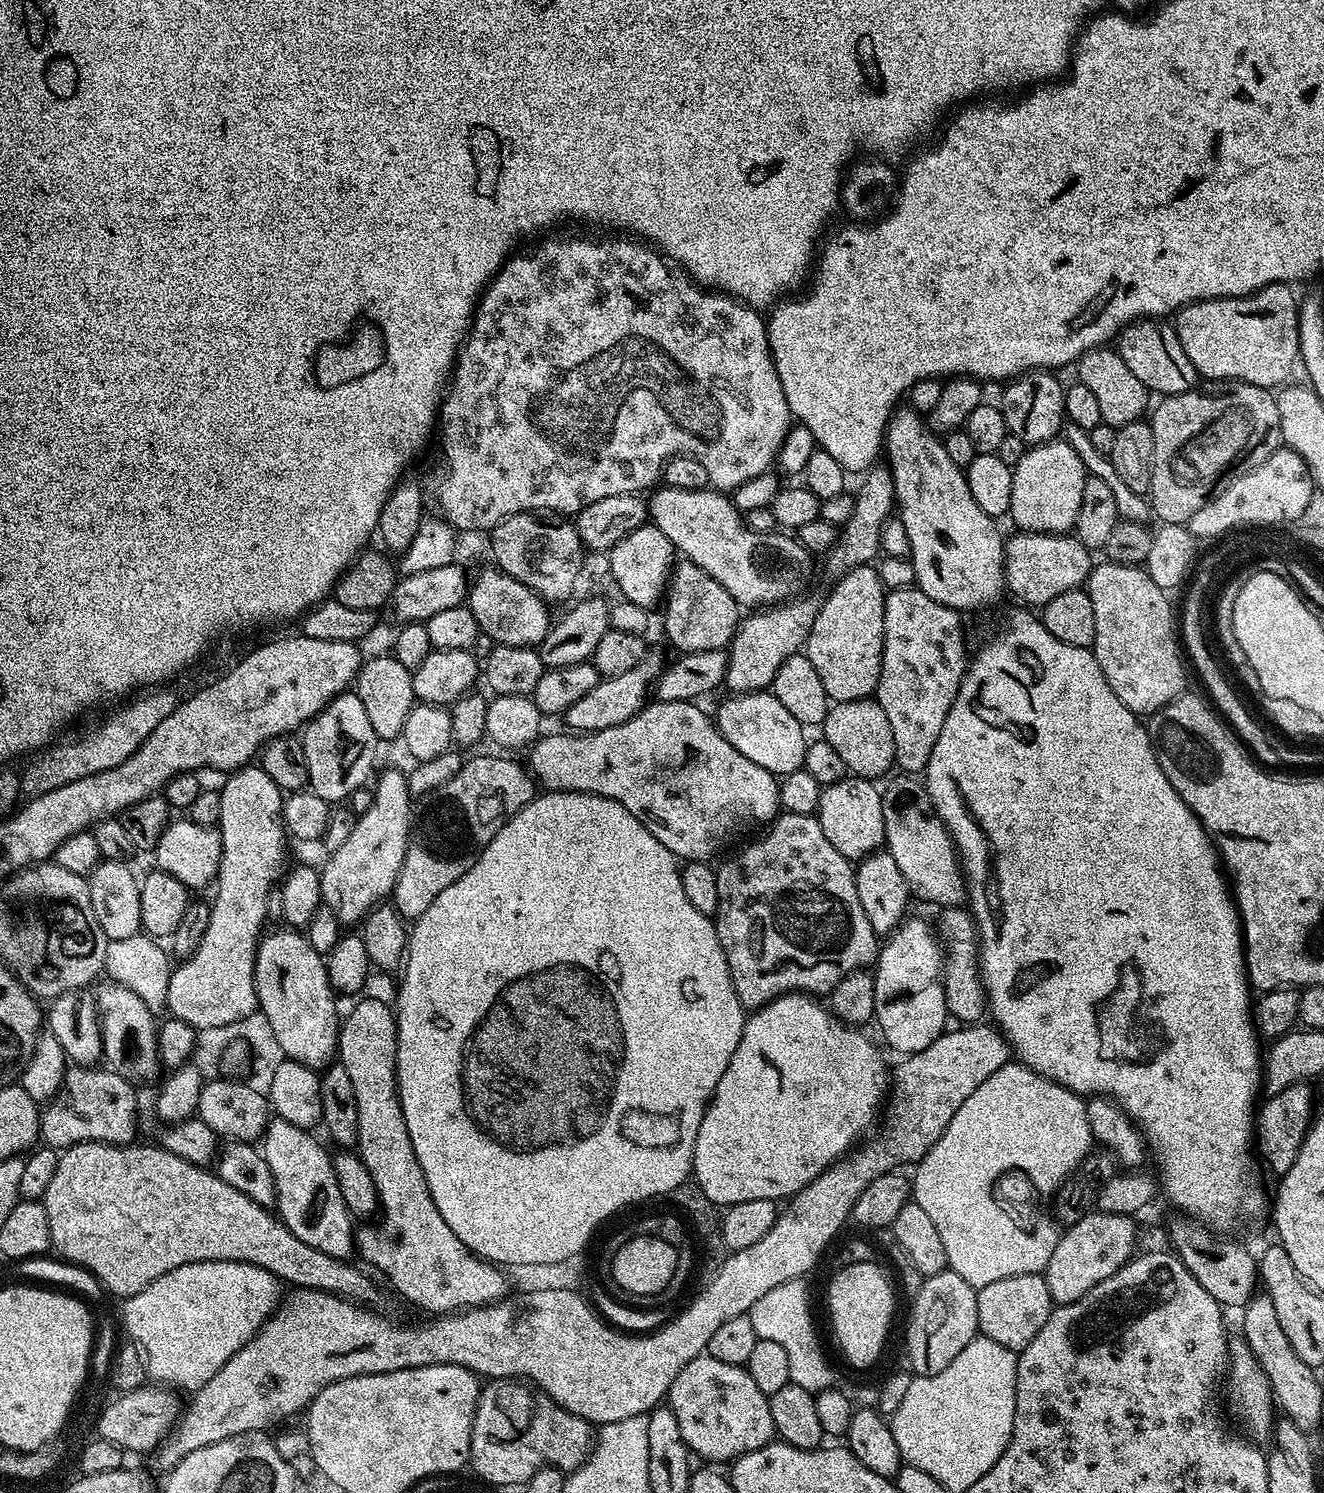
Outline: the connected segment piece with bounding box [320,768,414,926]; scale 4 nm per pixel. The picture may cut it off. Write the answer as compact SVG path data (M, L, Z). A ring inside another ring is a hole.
M388 768L378 776L375 777L376 793L368 809L361 814L360 821L352 824L346 842L331 853L328 865L320 872L323 907L329 908L344 926L359 925L373 908L393 895L414 827L414 797L408 791L407 775Z

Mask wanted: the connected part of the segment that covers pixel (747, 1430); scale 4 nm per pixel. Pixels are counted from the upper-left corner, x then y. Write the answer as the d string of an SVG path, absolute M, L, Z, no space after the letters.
M707 1354L695 1356L678 1374L678 1378L674 1378L666 1404L671 1408L674 1418L678 1418L678 1430L682 1430L682 1438L695 1455L697 1452L704 1459L701 1461L735 1462L739 1456L773 1443L776 1427L770 1418L768 1397L762 1394L762 1390L758 1390L758 1385L755 1384L754 1378L750 1378L747 1367L739 1364L718 1362L718 1358Z

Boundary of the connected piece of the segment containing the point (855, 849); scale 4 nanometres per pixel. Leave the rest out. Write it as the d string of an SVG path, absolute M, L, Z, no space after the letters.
M845 778L836 784L827 785L821 791L820 804L815 810L822 826L822 834L850 862L859 862L866 856L871 856L884 844L884 815L881 789L875 788L868 778Z

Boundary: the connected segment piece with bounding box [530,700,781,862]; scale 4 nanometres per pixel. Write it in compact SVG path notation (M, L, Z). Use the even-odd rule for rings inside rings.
M661 700L649 703L626 722L622 722L618 726L610 726L601 732L567 734L568 736L541 735L540 739L530 748L530 753L532 752L530 771L541 789L550 792L591 792L594 796L605 796L622 806L626 806L626 810L630 810L630 814L634 814L634 818L638 818L638 822L642 822L642 826L646 826L646 830L650 830L650 834L654 834L654 838L658 838L658 842L662 842L662 846L666 846L666 850L670 850L673 856L684 862L690 860L707 861L712 858L708 856L714 855L727 842L728 835L735 828L740 828L743 824L765 823L764 825L767 825L776 819L781 811L780 785L777 777L773 776L771 772L767 772L762 766L758 766L758 762L750 762L750 758L746 758L746 754L738 754L738 750L734 750L734 746L730 746L728 739L720 733L713 717L709 713L707 716L702 709L696 707L700 706L686 700L678 702Z

